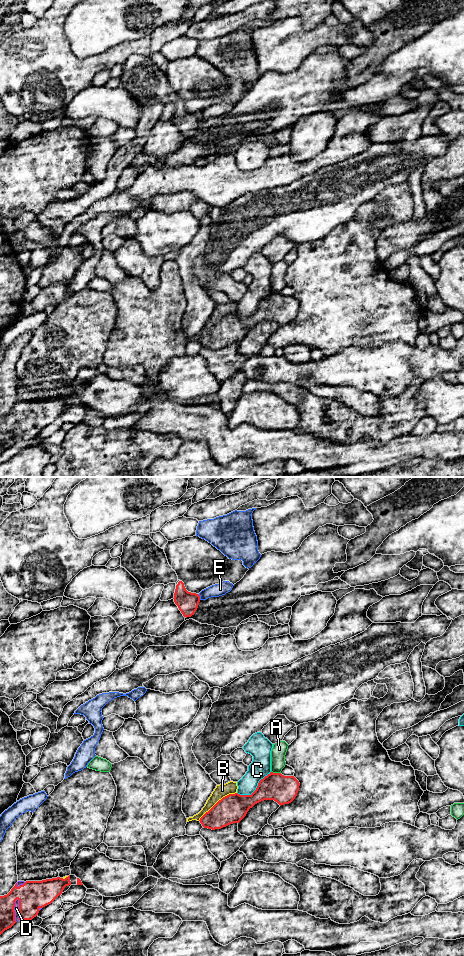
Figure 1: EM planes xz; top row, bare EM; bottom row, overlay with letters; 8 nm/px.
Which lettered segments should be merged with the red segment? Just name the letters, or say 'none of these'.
D

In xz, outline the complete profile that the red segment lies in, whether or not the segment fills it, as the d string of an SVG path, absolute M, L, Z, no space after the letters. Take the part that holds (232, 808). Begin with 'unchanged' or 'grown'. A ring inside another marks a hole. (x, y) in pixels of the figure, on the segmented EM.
unchanged; M270 772L261 779L251 795L229 794L219 800L201 818L204 828L221 829L239 823L250 808L264 800L274 800L280 806L291 803L299 791L300 783L294 776Z

